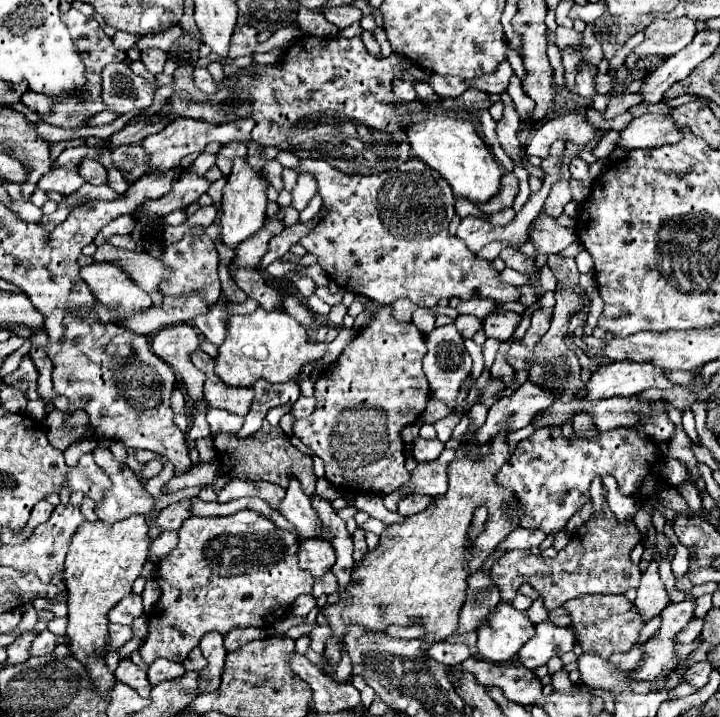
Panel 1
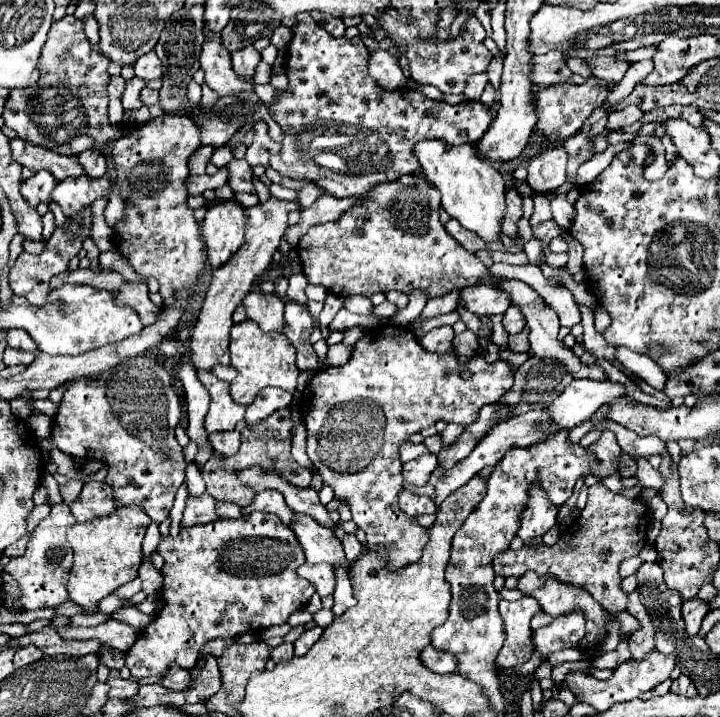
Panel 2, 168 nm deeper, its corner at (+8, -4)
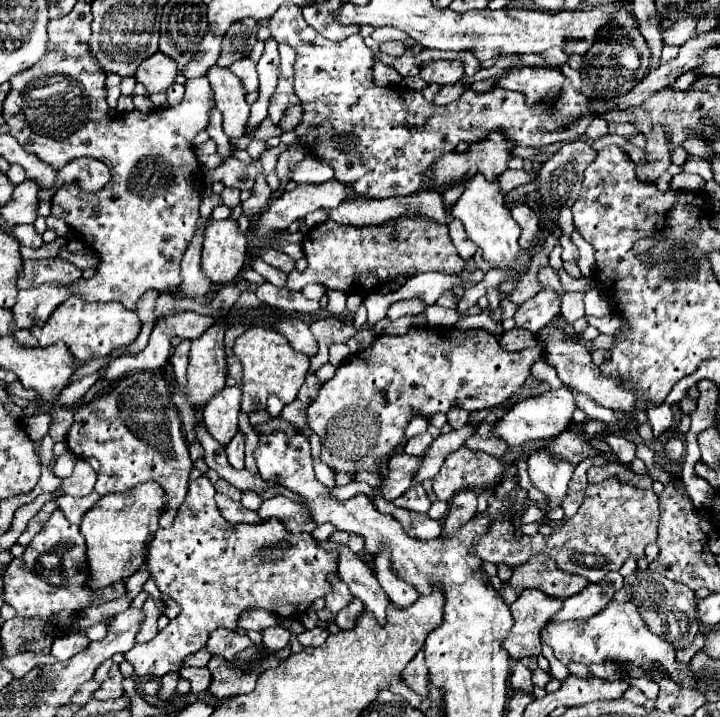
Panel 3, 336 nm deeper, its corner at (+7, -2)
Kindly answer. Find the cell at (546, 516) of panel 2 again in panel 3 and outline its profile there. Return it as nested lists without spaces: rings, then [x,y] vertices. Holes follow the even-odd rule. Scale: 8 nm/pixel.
[[[543,449],[529,457],[529,479],[531,485],[545,495],[545,515],[563,503],[573,469],[575,467],[565,461],[553,461]]]

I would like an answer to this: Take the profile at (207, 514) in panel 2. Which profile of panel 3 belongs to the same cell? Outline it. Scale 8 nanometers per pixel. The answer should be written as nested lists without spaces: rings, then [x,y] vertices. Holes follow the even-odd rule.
[[[215,493],[215,503],[217,509],[221,511],[221,517],[229,523],[259,523],[259,515],[253,511],[247,511],[245,507],[241,507],[241,503],[235,503],[233,499],[229,499],[223,493]]]

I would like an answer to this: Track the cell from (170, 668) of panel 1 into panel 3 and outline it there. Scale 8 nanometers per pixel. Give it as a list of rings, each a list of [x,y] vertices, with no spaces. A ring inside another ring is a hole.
[[[183,667],[179,671],[181,679],[189,681],[191,685],[191,695],[201,695],[203,691],[207,691],[209,687],[209,681],[211,681],[211,675],[209,671],[203,667],[203,669],[197,669],[197,667]]]

